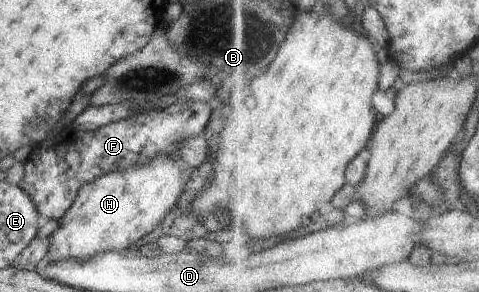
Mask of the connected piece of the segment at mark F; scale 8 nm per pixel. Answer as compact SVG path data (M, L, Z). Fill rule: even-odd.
M178 99L165 110L140 113L111 123L94 132L79 132L66 125L62 130L33 146L24 164L24 178L17 185L30 194L40 215L45 220L61 220L76 199L84 182L94 181L100 175L126 169L133 163L147 161L158 152L173 153L177 142L184 137L212 134L217 121L212 104Z

